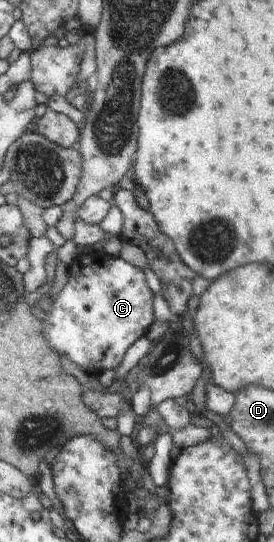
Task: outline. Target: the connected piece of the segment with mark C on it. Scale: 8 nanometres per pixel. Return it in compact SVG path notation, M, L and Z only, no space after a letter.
M96 248L77 259L67 283L52 297L50 310L35 314L56 355L65 355L81 371L98 377L105 369L116 371L129 347L146 336L154 321L153 307L143 271Z

